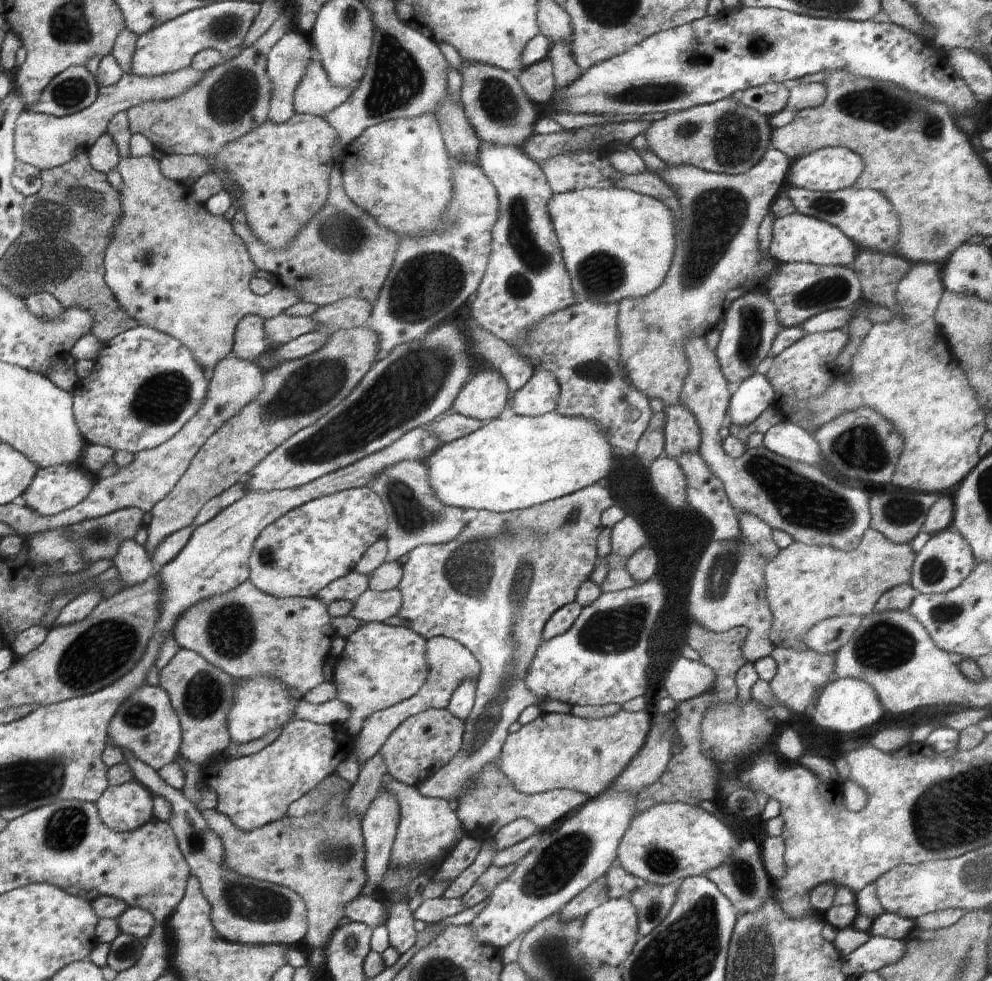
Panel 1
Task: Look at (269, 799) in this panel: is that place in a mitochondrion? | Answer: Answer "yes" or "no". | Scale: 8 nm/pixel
no

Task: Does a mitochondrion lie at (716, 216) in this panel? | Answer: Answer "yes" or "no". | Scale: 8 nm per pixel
yes

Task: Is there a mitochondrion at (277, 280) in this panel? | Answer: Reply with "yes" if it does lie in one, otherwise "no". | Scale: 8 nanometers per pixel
no

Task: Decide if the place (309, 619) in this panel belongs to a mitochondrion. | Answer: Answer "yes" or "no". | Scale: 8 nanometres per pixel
no

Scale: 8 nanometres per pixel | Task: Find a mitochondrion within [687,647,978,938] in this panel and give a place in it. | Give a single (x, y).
(743, 873)

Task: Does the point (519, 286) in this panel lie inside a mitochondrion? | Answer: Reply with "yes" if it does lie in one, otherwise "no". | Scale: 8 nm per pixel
yes

